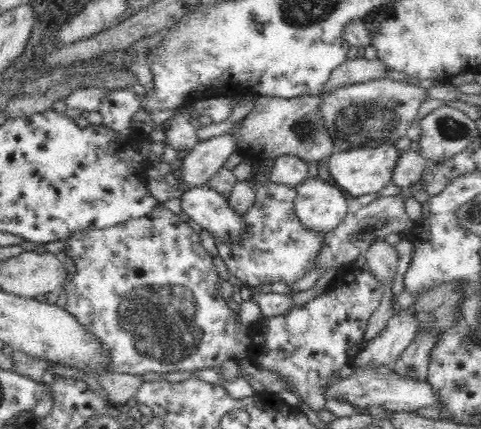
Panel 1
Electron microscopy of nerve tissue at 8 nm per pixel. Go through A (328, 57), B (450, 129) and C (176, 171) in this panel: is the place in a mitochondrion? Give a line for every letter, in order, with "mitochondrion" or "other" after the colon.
A: other
B: mitochondrion
C: other

